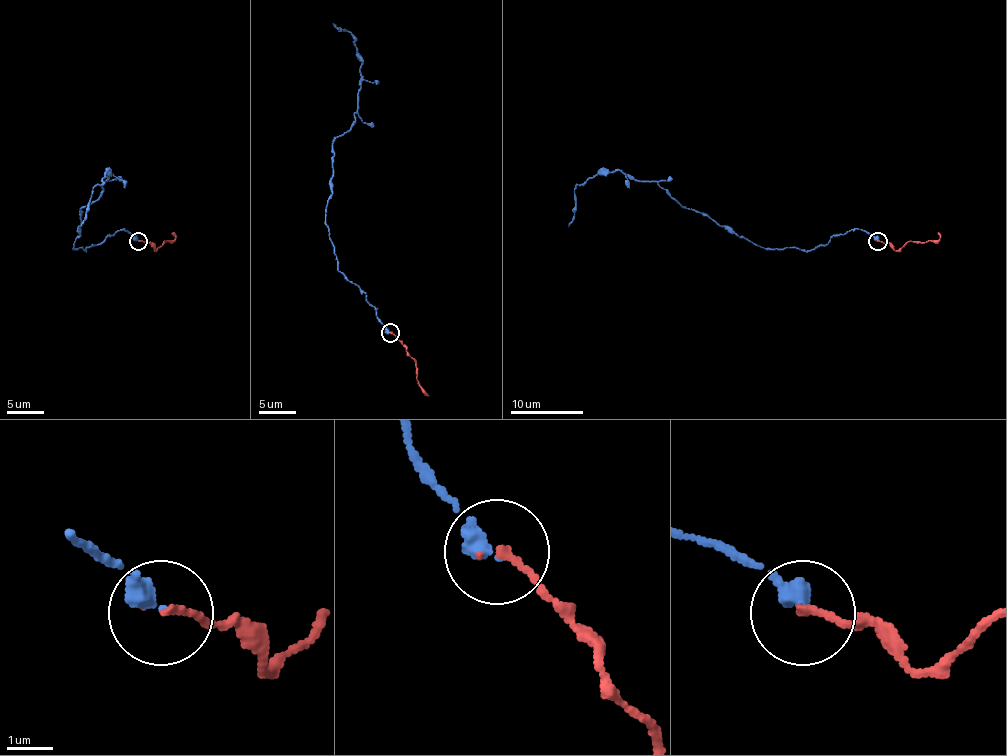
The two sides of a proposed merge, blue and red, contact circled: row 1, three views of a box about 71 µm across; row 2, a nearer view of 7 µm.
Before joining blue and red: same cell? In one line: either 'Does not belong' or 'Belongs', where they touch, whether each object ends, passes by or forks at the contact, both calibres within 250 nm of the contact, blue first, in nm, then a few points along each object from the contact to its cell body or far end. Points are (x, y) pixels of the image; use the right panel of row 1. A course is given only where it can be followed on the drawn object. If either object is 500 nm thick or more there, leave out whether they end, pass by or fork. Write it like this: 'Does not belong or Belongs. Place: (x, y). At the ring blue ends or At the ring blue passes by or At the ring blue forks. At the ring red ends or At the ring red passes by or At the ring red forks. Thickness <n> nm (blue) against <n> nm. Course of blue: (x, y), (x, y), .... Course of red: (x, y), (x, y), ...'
Belongs. Place: (877, 241). At the ring blue ends. At the ring red ends. Thickness 400 nm (blue) against 140 nm. Course of blue: (878, 241), (850, 229), (814, 249), (765, 249), (688, 209), (655, 181), (613, 170), (576, 185), (569, 227). Course of red: (878, 241), (896, 251), (909, 241), (936, 241), (940, 238), (938, 232)

